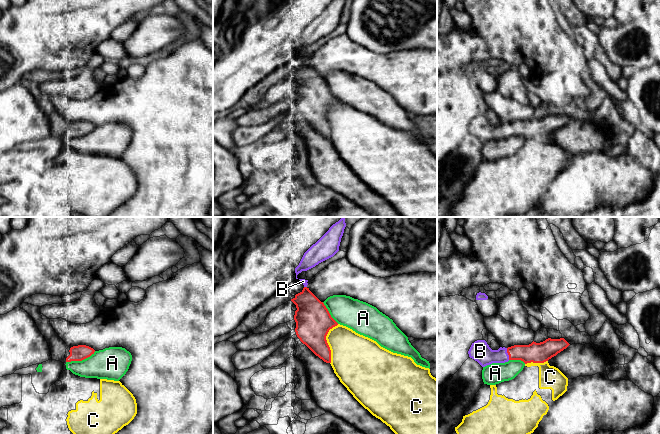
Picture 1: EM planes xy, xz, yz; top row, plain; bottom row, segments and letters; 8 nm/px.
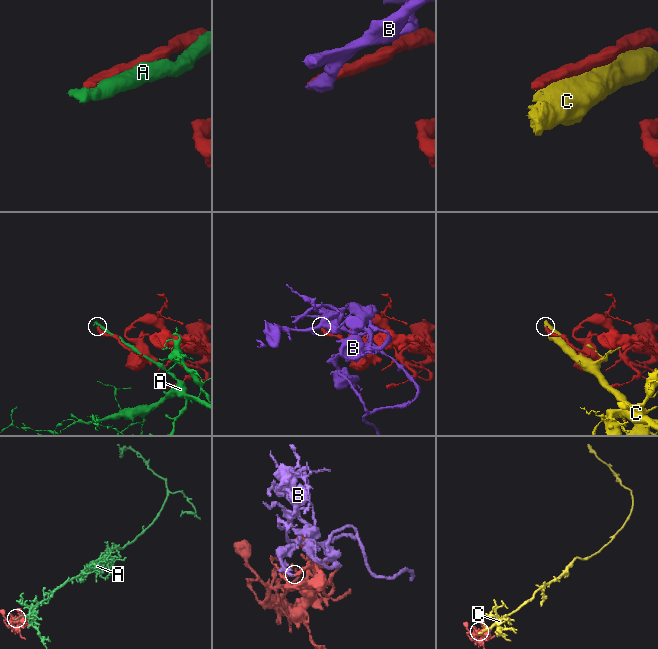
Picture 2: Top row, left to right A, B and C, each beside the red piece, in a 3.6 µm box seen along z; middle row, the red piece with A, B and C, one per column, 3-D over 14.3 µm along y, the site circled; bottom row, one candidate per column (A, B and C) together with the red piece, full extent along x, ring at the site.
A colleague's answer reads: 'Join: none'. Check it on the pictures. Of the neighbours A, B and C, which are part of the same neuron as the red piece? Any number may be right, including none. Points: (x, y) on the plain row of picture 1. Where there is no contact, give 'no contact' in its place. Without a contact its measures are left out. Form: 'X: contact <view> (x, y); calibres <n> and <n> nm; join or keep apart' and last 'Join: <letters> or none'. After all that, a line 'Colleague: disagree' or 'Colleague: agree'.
A: contact xy (80, 136); calibres 130 and 260 nm; keep apart
B: contact yz (508, 130); calibres 160 and 160 nm; join
C: contact xz (326, 118); calibres 280 and 360 nm; keep apart
Join: B
Colleague: disagree

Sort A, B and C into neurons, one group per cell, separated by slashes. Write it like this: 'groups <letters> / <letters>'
groups A / B / C

